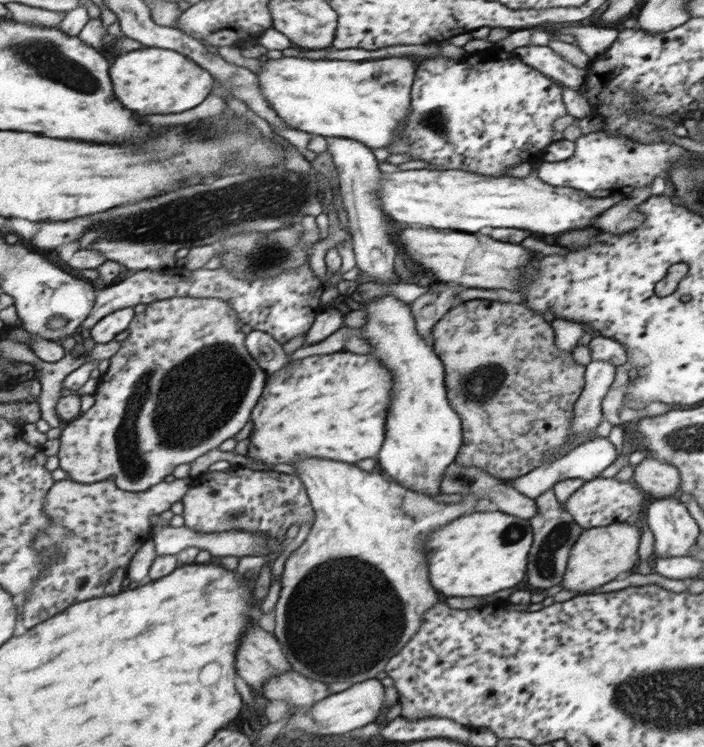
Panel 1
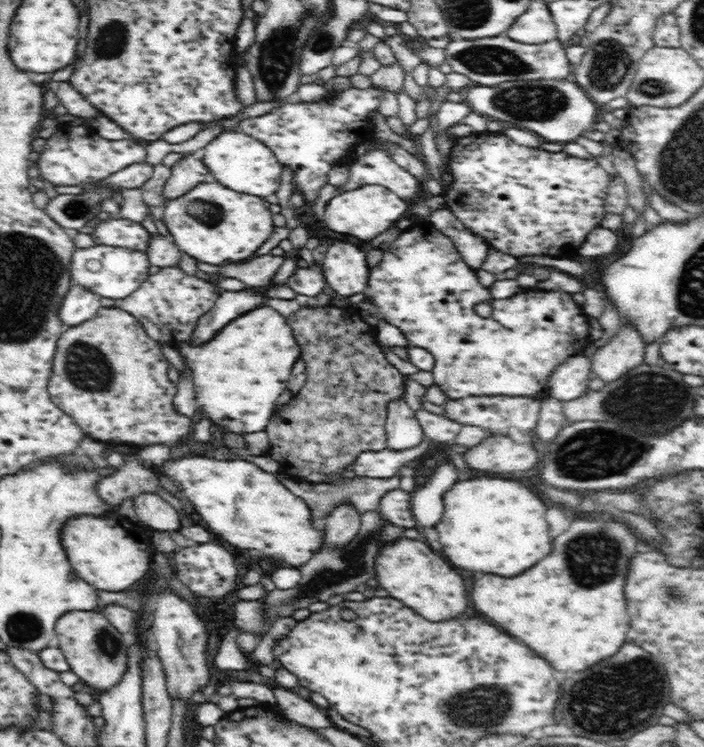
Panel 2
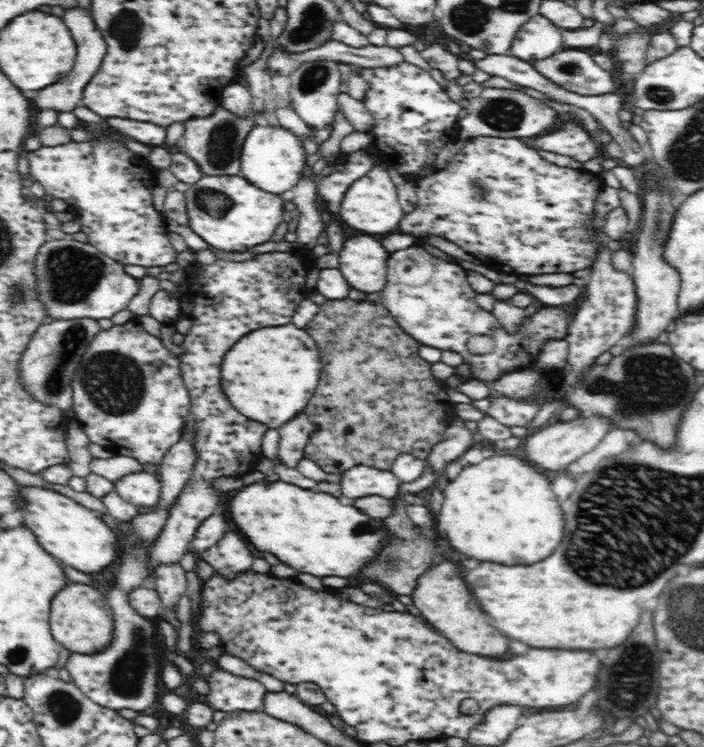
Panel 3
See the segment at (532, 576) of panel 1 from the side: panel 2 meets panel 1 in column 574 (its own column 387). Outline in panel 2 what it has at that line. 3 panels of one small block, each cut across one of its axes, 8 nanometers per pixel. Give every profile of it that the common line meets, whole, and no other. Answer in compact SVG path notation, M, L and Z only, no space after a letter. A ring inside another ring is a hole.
M376 511L364 512L360 515L361 527L351 542L338 549L323 549L299 568L301 577L289 589L274 589L267 592L264 603L256 600L236 600L234 606L233 624L239 632L250 632L254 636L265 635L274 620L292 618L298 608L308 608L313 602L326 602L334 594L344 594L356 590L356 586L364 584L370 578L375 578L375 557L386 544L396 542L406 528L394 526L386 522ZM350 570L350 572L348 572Z

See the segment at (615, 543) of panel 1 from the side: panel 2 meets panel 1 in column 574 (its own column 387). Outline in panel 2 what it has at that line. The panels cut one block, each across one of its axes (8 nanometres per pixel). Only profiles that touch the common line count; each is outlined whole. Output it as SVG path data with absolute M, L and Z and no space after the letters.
M400 537L396 542L386 544L375 557L375 571L376 580L381 588L390 593L390 597L400 600L426 621L440 622L467 617L468 596L462 578L452 570L450 564L446 564L424 544L424 539Z

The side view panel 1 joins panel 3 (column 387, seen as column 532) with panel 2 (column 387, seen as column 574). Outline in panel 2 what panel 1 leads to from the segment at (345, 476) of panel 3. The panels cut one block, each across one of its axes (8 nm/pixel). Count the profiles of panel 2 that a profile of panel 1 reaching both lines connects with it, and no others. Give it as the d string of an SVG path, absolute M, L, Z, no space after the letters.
M426 437L418 446L402 452L389 447L380 452L364 452L352 463L352 469L360 478L393 478L408 462L428 452L430 446L432 441Z

